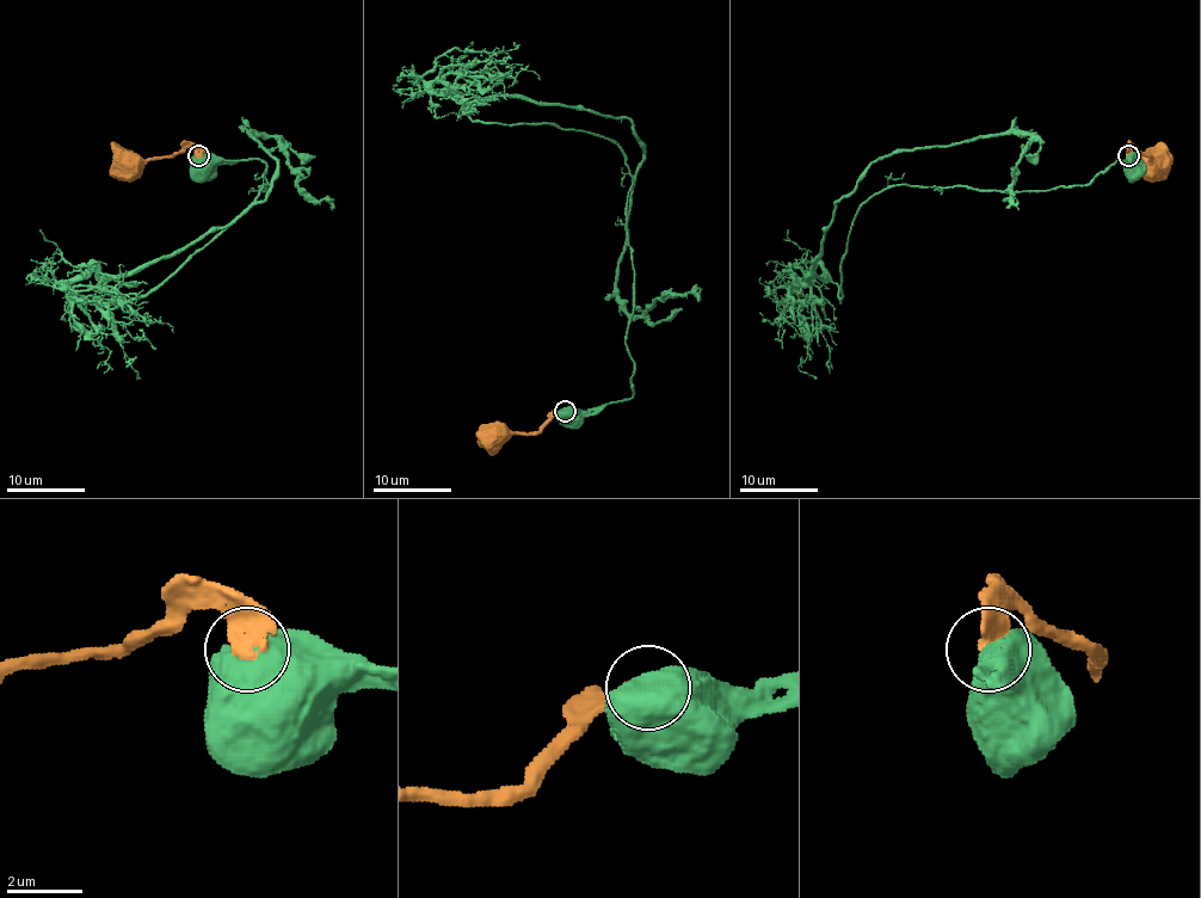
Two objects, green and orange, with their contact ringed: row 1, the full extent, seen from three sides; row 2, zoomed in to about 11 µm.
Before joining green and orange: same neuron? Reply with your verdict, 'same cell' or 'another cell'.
another cell

